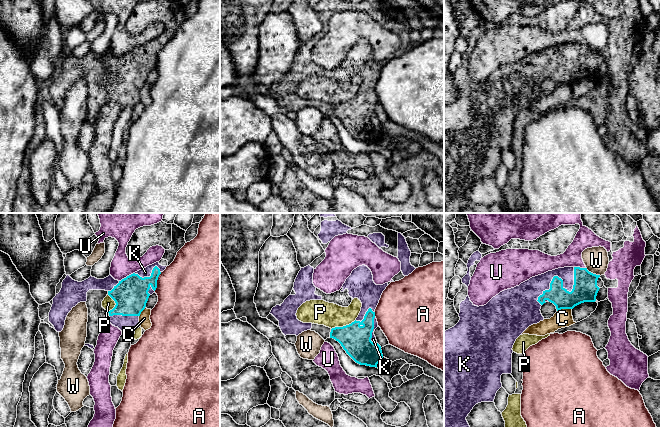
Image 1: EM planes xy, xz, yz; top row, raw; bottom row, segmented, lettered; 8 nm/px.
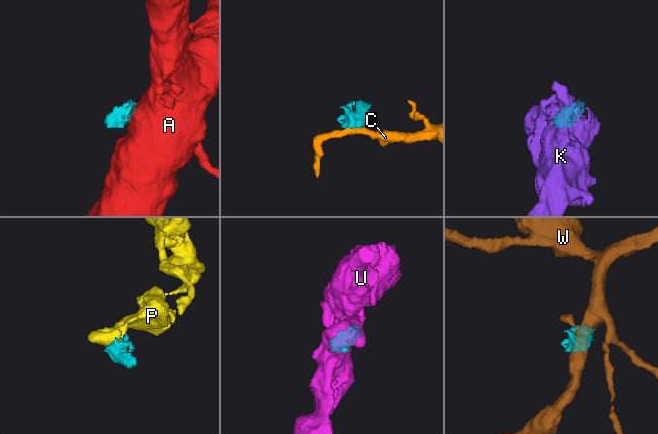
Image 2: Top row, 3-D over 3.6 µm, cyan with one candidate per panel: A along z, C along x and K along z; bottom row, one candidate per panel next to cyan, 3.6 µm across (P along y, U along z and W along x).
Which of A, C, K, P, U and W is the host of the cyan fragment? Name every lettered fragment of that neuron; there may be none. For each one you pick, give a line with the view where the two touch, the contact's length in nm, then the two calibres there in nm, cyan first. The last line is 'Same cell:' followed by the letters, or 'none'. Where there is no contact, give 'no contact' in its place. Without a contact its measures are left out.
K: contact in yz; length 420 nm; calibres 200 and 160 nm
Same cell: K

